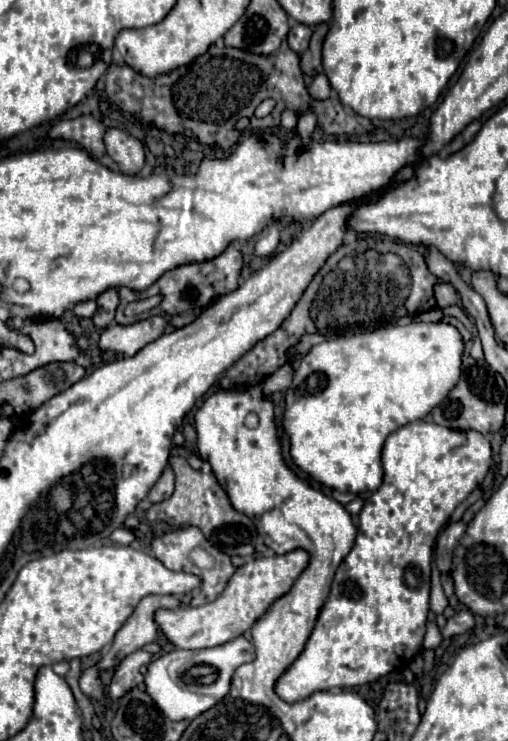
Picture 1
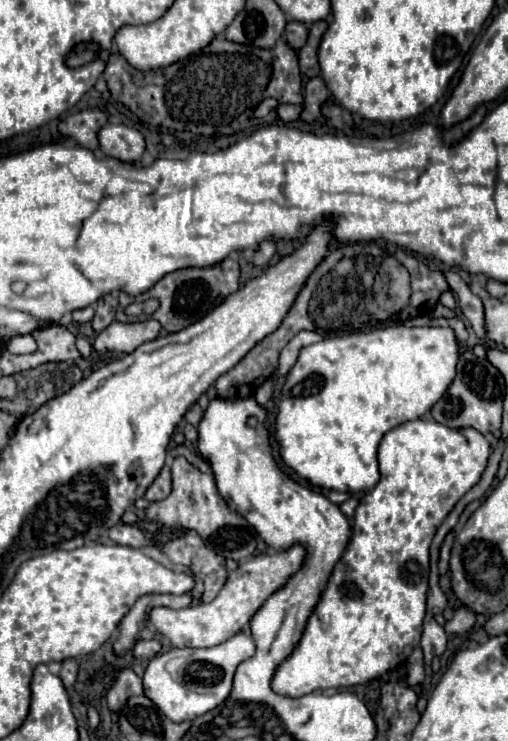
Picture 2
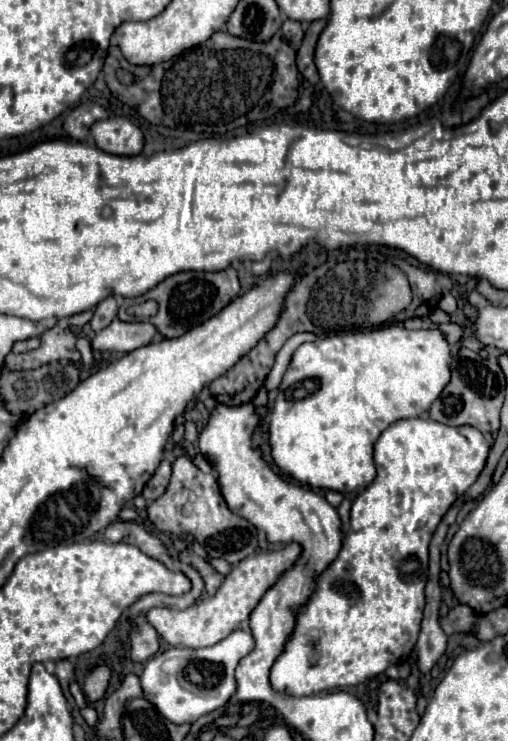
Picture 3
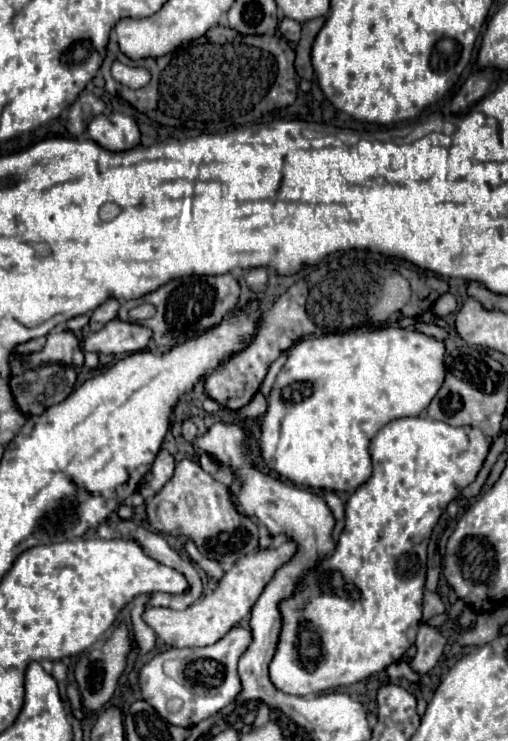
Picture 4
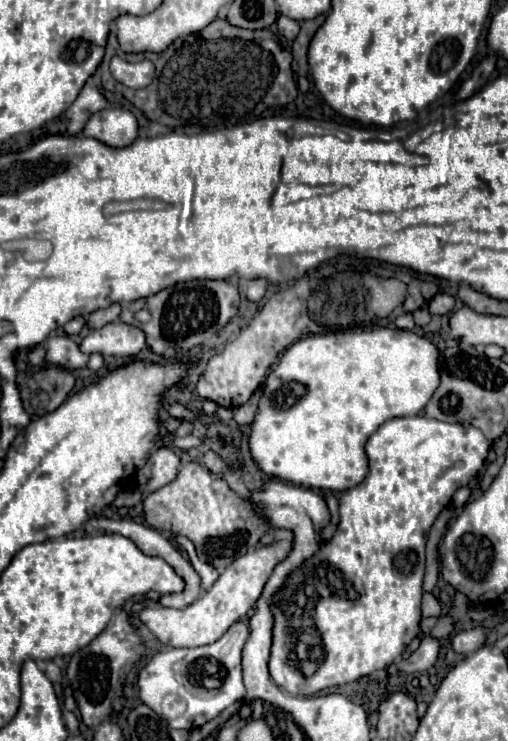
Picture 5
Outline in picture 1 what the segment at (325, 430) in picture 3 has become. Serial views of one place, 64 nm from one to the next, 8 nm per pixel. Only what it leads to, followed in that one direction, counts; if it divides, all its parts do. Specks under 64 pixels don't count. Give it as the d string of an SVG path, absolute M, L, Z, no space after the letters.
M412 322L406 326L388 326L376 329L372 332L364 332L364 334L354 334L347 338L346 335L332 336L316 346L312 346L308 350L308 354L298 362L298 366L294 368L294 376L292 376L292 384L286 390L284 398L286 398L286 408L284 408L284 420L282 420L282 428L288 436L290 442L290 458L292 462L304 470L312 480L320 482L322 486L340 490L340 492L374 492L380 486L382 480L382 468L380 468L380 452L384 446L384 440L388 436L388 432L394 432L396 428L422 420L426 418L432 408L436 404L440 404L440 400L444 400L444 396L448 396L448 392L456 386L458 378L460 378L460 364L462 364L462 352L464 352L464 342L460 332L444 322Z

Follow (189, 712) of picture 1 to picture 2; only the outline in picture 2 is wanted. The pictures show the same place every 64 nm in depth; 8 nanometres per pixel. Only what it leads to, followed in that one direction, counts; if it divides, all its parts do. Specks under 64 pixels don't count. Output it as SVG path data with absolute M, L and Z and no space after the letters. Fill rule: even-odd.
M238 632L236 636L232 636L230 640L212 646L212 648L172 648L166 654L158 654L154 656L148 666L146 672L142 676L142 684L144 684L144 694L160 708L160 712L170 718L172 722L184 722L184 720L194 720L200 714L216 708L218 704L222 704L228 694L232 692L232 678L234 678L234 670L236 666L250 658L256 652L254 640L252 636L246 636L244 632ZM170 660L178 660L178 664L182 666L182 660L188 668L180 670L180 672L168 672L168 662Z

